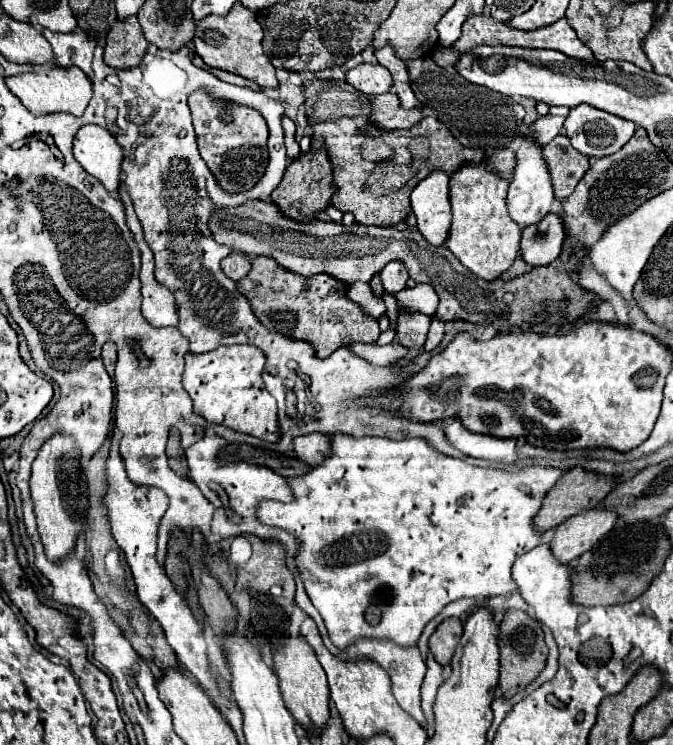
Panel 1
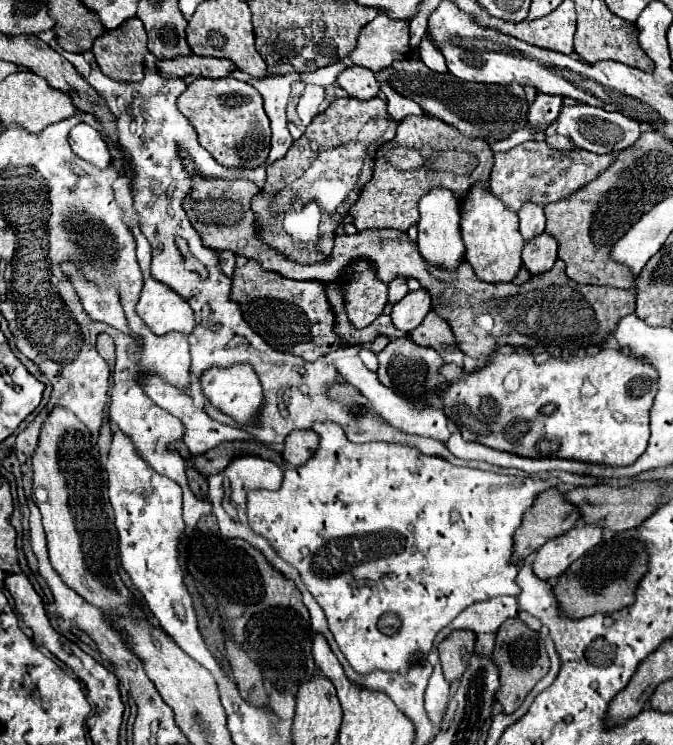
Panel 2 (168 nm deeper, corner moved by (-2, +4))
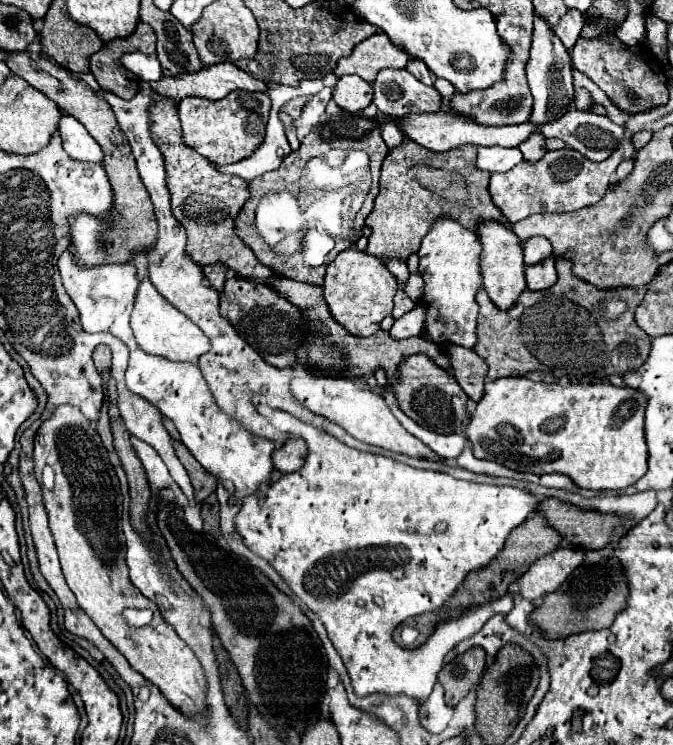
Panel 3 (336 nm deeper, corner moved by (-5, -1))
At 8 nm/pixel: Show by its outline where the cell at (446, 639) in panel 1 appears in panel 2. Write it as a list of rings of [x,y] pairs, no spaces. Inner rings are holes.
[[[469,630],[453,632],[447,640],[439,644],[441,666],[445,672],[445,680],[449,684],[461,680],[465,668],[469,666],[469,656],[473,656],[473,650],[475,650],[475,634]]]

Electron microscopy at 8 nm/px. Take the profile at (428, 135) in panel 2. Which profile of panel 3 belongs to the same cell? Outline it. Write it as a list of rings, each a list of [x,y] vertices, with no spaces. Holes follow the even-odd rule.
[[[404,139],[402,145],[394,147],[388,153],[388,157],[384,159],[380,179],[382,179],[380,181],[380,193],[374,199],[372,213],[366,217],[366,227],[370,227],[370,231],[372,231],[372,235],[368,237],[368,249],[366,251],[376,255],[376,257],[390,257],[392,255],[392,257],[408,259],[410,253],[418,251],[422,237],[428,233],[430,225],[434,225],[434,221],[440,215],[450,215],[472,231],[476,231],[476,225],[480,221],[486,221],[486,219],[502,221],[504,225],[510,227],[510,223],[504,221],[504,215],[500,213],[500,209],[492,203],[492,197],[488,191],[490,173],[476,167],[476,145],[454,147],[448,153],[432,153],[430,149],[424,149],[422,145],[418,145],[416,141]]]

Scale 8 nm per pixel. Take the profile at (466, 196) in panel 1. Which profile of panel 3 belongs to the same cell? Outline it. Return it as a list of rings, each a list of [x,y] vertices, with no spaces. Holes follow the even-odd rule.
[[[482,221],[476,229],[476,235],[482,243],[482,253],[480,253],[480,273],[482,273],[482,287],[488,291],[488,297],[500,307],[500,309],[510,309],[520,293],[526,289],[526,279],[524,279],[524,253],[522,253],[522,241],[518,235],[506,227],[500,221]]]

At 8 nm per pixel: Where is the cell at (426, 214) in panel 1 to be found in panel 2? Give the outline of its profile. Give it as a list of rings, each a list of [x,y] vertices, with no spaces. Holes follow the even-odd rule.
[[[435,188],[429,194],[425,194],[419,200],[419,252],[431,266],[441,266],[449,272],[455,272],[457,266],[465,260],[465,244],[461,240],[461,214],[459,214],[459,202],[453,196],[453,192],[445,188]]]

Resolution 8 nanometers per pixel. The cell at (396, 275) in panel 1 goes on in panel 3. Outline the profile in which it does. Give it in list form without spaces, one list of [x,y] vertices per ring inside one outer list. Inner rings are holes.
[[[400,287],[400,289],[396,291],[396,295],[394,295],[394,313],[392,313],[392,317],[398,319],[398,317],[402,317],[404,313],[408,313],[412,307],[414,307],[414,301],[412,301],[412,299],[404,293],[404,289]]]

